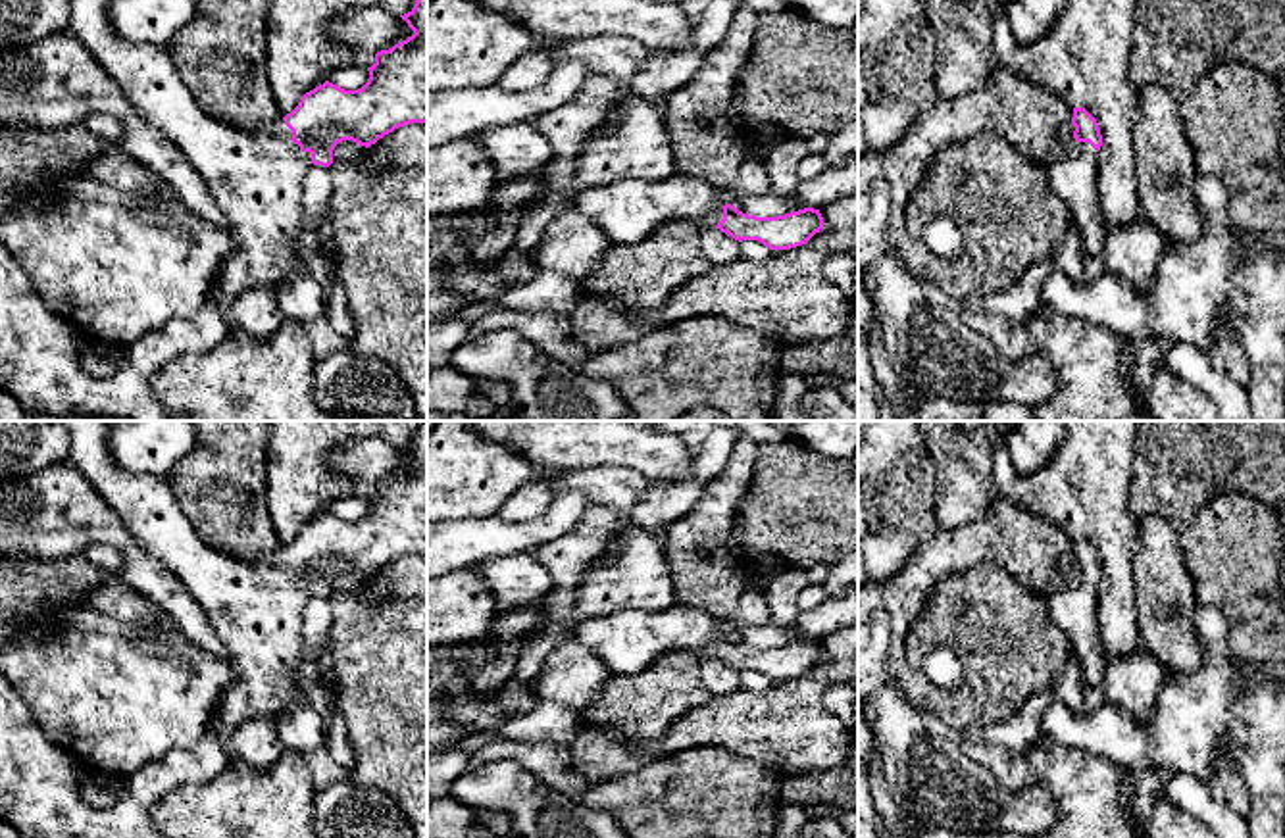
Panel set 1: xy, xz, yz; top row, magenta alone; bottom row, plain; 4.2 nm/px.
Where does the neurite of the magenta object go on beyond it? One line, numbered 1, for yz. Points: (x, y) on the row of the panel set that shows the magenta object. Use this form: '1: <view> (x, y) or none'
1: yz (1074, 177)

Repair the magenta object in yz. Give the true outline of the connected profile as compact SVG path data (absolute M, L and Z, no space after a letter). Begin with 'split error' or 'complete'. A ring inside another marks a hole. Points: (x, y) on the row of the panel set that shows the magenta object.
split error | M1073 108L1068 131L1075 138L1075 148L1046 165L1048 186L1077 219L1085 277L1098 279L1108 271L1098 194L1102 135L1096 119L1085 108Z

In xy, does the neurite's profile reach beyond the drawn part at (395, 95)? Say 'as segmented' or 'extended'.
extended

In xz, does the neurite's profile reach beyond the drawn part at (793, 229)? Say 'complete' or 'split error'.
split error

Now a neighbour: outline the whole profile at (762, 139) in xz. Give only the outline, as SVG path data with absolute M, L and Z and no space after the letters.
M758 127L748 138L746 158L764 160L771 146L785 136L785 131L779 127Z

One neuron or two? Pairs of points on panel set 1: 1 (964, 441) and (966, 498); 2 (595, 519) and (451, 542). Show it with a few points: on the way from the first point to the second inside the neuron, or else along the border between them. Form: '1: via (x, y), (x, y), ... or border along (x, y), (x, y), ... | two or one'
1: via (964, 454), (964, 485) | one
2: border along (589, 506), (566, 535), (543, 546) | two

